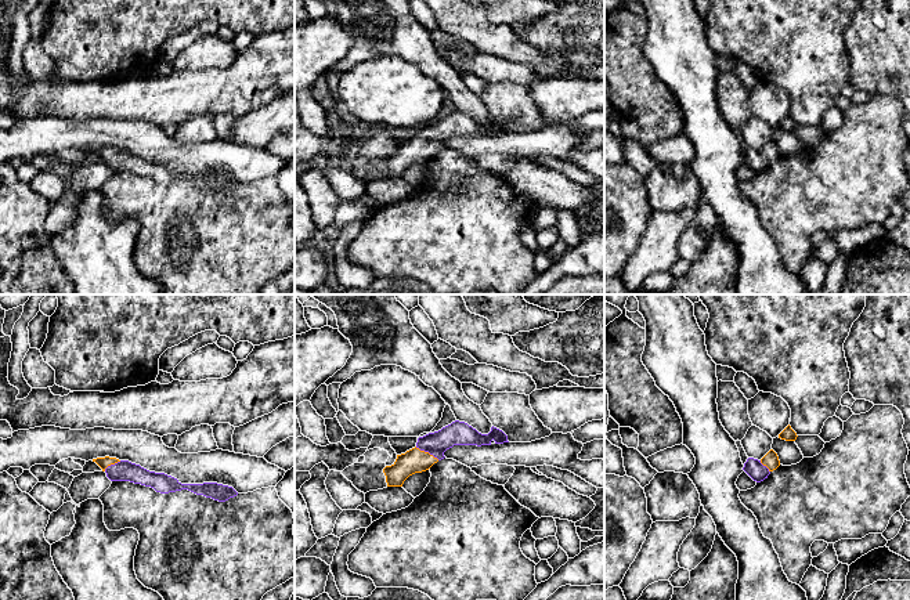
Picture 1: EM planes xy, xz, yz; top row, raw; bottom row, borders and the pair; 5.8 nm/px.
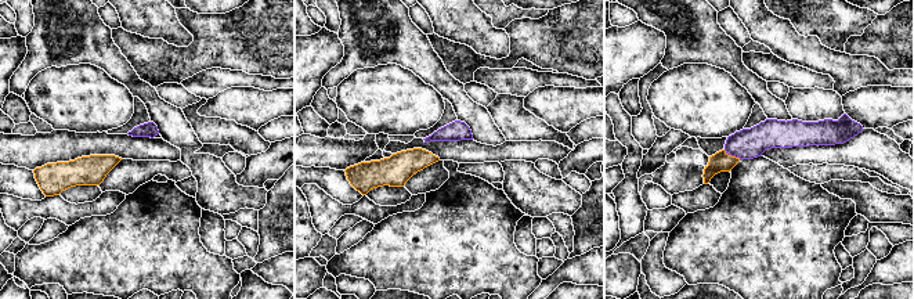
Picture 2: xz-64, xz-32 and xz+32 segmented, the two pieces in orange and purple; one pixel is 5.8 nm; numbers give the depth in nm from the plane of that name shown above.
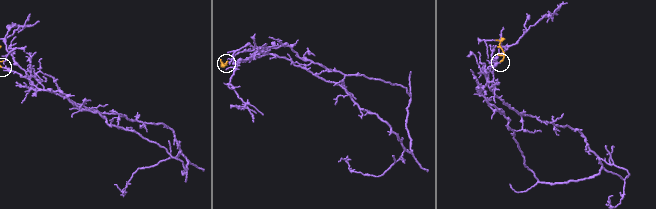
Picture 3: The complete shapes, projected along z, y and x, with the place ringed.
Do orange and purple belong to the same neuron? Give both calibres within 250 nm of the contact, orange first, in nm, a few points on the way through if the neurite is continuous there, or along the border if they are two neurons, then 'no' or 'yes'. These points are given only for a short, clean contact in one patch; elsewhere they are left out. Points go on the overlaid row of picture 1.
140 nm thick on the orange side, 140 nm on the other; runs through xz (414, 461), (428, 452), (439, 441), (458, 433); yes

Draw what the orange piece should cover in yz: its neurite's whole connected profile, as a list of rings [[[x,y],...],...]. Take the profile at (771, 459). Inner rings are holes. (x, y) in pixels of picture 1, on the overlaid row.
[[[770,449],[761,460],[748,458],[743,470],[756,482],[763,481],[780,466],[777,453]]]

